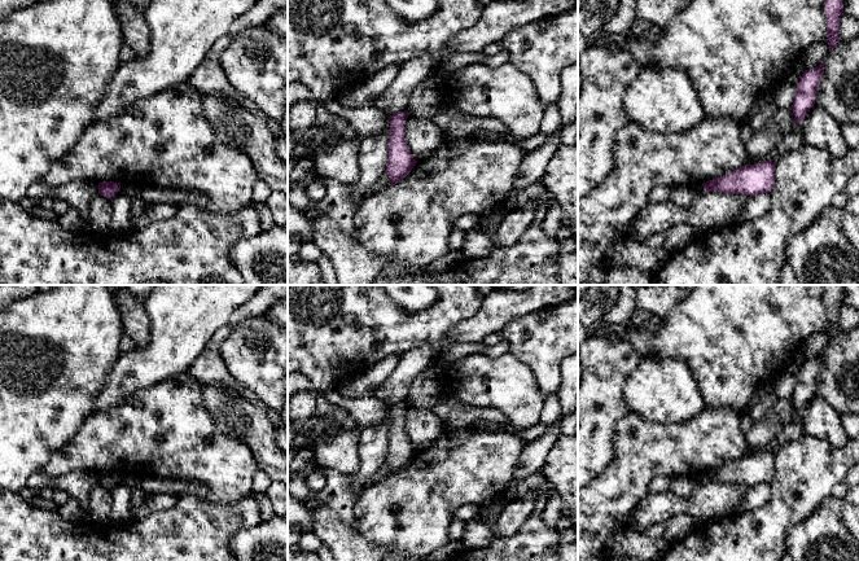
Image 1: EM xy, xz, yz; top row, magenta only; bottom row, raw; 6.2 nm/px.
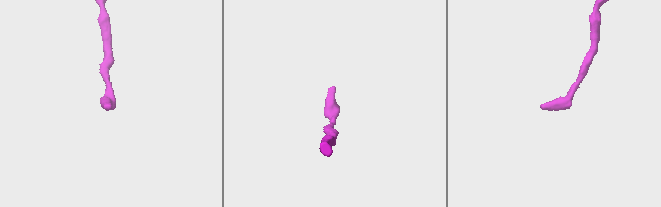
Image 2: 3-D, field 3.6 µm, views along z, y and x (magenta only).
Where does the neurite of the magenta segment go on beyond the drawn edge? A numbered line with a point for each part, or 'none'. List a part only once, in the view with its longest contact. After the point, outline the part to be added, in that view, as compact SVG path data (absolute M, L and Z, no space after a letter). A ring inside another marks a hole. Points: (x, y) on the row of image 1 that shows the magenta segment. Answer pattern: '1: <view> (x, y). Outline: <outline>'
none

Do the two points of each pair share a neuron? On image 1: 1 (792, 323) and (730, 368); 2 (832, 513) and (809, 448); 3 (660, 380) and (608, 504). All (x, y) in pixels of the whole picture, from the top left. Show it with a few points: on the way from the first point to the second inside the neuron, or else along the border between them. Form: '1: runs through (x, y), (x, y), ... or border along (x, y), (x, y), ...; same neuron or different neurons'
1: runs through (776, 323), (745, 353); same neuron
2: border along (831, 494), (805, 518); different neurons
3: border along (630, 411), (649, 420), (674, 424); different neurons

